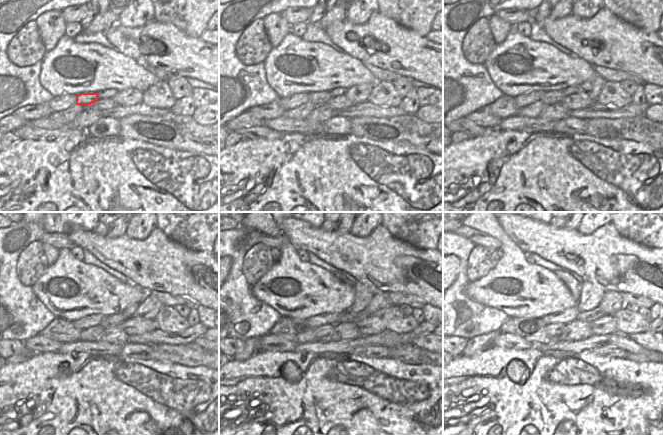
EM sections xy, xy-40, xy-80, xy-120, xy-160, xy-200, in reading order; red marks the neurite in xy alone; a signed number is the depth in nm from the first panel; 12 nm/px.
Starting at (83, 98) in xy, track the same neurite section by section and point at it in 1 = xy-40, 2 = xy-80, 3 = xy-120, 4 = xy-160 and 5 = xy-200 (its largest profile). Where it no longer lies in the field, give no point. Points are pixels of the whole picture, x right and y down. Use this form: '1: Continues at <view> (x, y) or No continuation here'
1: Continues at xy-40 (321, 98)
2: Continues at xy-80 (550, 97)
3: Continues at xy-120 (108, 321)
4: Continues at xy-160 (345, 317)
5: Continues at xy-200 (588, 316)

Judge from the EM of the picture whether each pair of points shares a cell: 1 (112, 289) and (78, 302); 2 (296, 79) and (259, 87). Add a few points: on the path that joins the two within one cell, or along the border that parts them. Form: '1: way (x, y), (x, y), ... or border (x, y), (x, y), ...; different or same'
1: way (104, 292), (88, 292), (86, 294); same
2: border (263, 62), (266, 81), (279, 96); different

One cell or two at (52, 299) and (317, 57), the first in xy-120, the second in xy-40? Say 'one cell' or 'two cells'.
one cell

